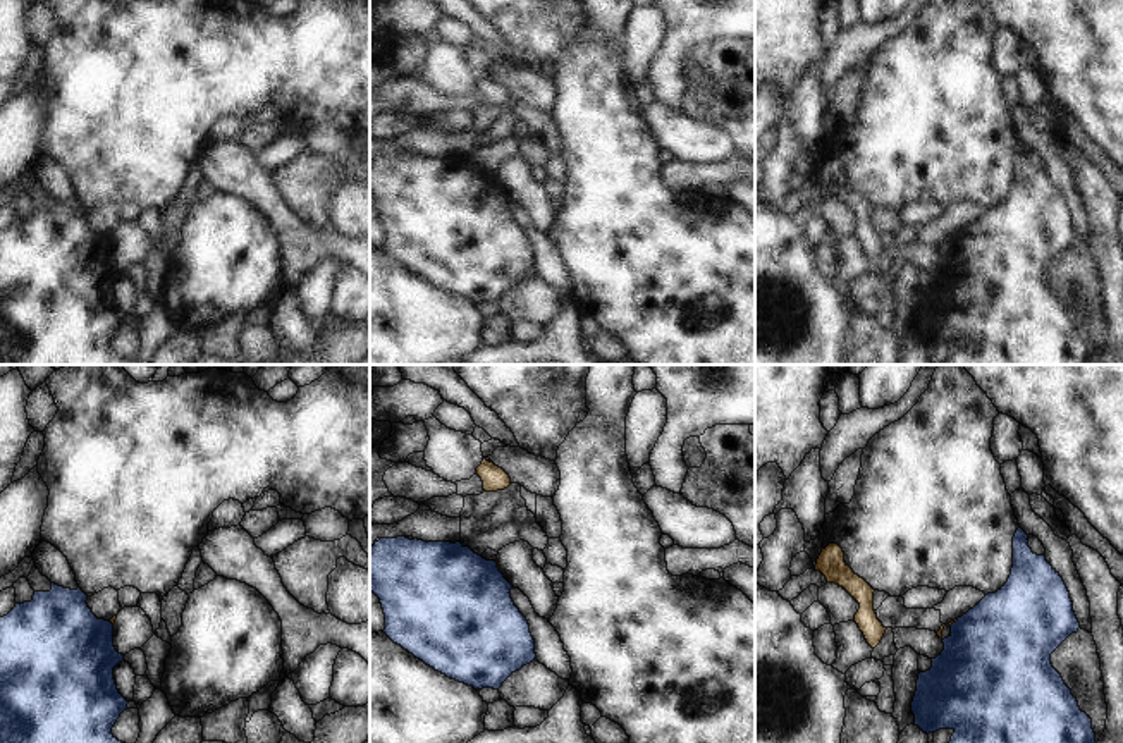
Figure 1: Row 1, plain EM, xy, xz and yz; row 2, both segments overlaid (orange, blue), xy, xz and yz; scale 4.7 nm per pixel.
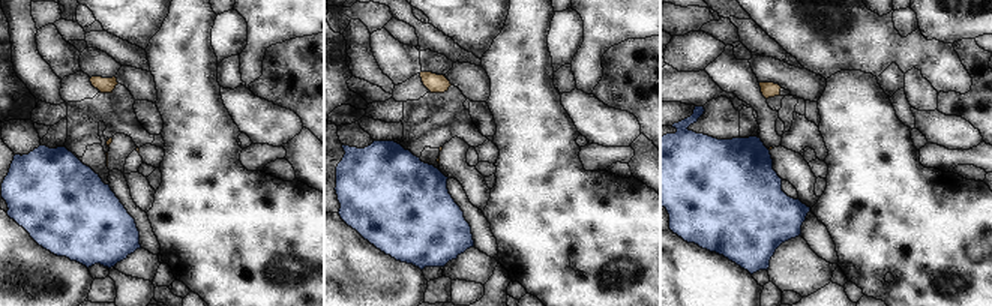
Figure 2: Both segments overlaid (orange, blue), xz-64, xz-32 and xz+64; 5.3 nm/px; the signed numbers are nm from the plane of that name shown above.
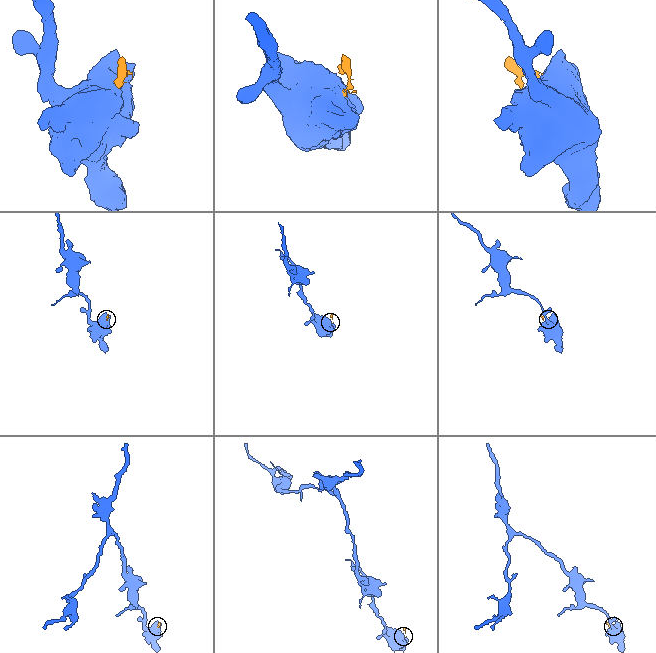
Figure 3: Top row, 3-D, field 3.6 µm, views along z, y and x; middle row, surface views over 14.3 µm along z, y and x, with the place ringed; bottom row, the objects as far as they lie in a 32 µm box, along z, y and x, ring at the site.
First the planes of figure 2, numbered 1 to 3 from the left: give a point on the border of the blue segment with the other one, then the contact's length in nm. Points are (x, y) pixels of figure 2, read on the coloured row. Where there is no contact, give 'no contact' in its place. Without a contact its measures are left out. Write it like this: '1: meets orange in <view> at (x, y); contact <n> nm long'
1: no contact
2: no contact
3: no contact

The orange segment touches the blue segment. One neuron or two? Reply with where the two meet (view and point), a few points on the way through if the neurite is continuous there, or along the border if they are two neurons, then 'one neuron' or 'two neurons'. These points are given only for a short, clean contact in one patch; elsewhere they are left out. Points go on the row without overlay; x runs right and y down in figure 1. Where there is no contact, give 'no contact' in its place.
contact xz (497, 181); border xz (494, 176), (499, 186); two neurons

